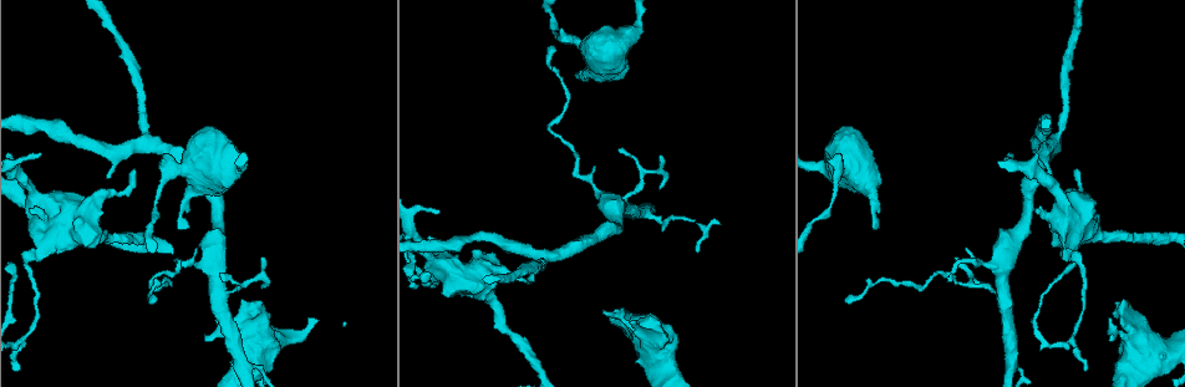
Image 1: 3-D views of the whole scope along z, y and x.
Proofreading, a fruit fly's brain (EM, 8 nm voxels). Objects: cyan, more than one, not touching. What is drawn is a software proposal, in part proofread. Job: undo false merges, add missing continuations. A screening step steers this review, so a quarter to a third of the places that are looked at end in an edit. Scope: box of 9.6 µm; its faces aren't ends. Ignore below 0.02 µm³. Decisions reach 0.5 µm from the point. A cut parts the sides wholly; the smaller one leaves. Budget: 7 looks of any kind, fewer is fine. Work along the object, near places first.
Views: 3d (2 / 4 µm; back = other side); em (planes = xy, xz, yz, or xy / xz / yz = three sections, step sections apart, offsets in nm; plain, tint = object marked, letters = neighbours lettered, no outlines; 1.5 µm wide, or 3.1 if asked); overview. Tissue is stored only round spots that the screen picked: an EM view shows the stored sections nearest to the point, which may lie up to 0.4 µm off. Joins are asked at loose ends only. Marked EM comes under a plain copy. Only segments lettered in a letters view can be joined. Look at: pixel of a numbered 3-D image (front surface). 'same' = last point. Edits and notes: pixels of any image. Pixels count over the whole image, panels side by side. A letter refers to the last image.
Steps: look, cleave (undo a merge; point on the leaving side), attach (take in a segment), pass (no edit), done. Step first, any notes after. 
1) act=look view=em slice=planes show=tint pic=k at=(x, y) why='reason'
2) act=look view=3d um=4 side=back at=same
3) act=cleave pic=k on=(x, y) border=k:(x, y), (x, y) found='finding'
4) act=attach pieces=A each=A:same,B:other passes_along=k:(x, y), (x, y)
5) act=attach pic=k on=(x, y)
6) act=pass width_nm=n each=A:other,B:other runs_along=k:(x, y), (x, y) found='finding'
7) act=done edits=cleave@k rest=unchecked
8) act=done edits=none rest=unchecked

act=look view=em slice=planes show=letters pic=1 at=(603, 311) why='branch stops here'

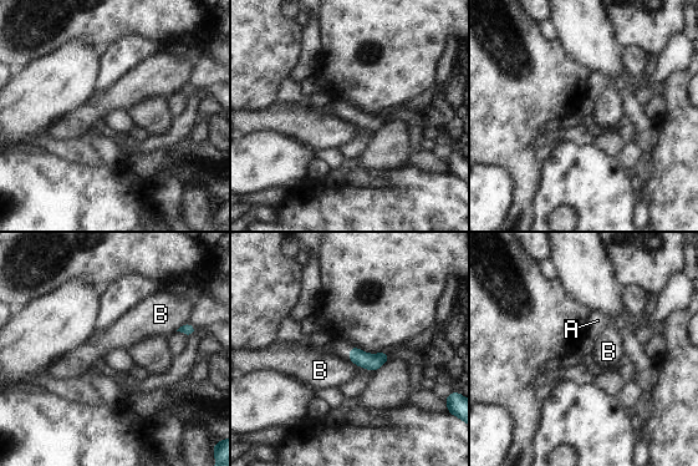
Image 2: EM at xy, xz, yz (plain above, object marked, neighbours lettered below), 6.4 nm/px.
act=pass each=A:other,B:other found='none of them fits'

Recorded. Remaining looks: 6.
act=look view=em slice=yz step=8 show=letters pic=1 at=(660, 187) why='thin end'

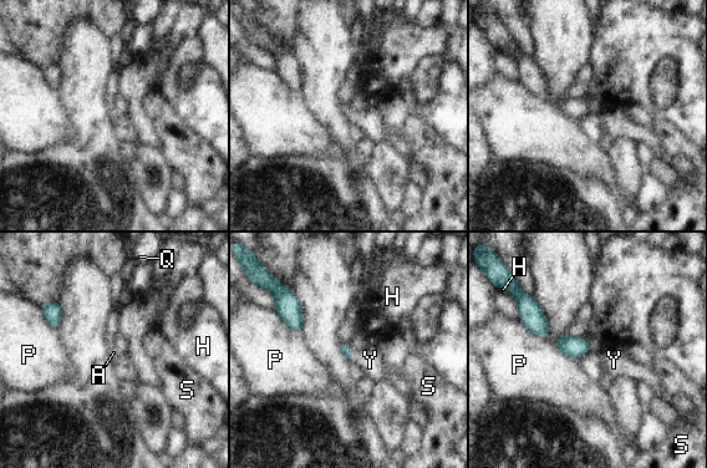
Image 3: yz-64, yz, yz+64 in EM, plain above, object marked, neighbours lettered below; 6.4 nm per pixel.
act=attach pieces=Y each=A:other,H:other,P:other,Q:other,S:other,Y:same passes_along=3:(345, 349), (350, 355), (370, 360) found='it goes on there'

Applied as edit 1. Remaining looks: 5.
act=look view=overview

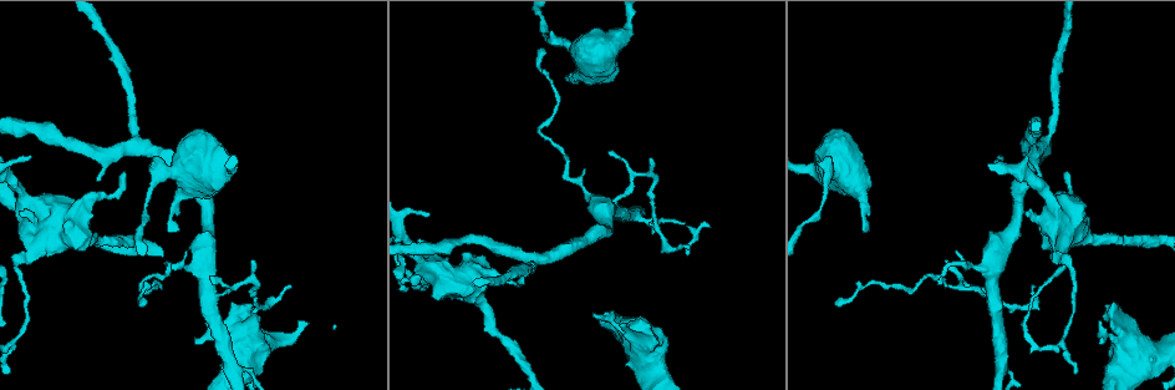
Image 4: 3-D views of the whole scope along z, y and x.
act=look view=3d um=2 pic=4 at=(633, 214) why='calibre changes'

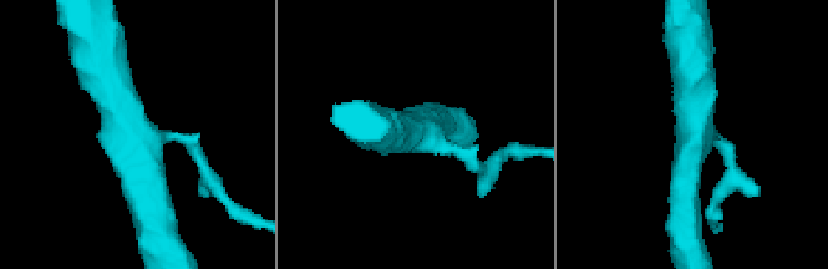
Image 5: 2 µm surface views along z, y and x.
act=look view=em slice=planes show=letters pic=5 at=(422, 136) why='shape alone is not enough'

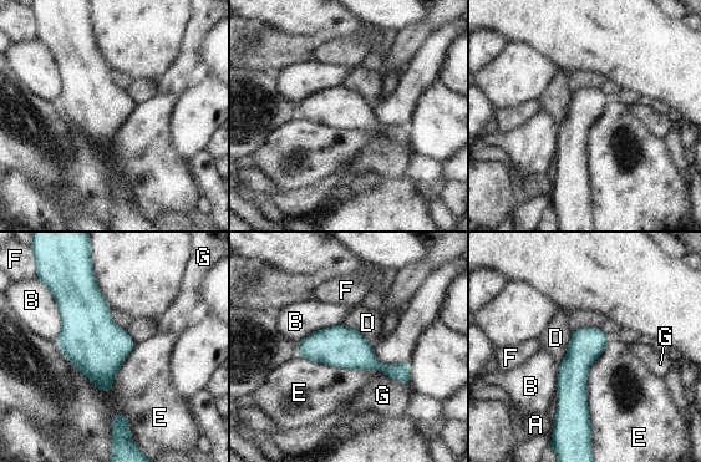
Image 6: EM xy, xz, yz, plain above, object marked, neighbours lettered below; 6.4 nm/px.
act=pass longest_contact=E:600nm each=A:other,B:other,D:other,E:other,F:other,G:other border=6:(608, 344), (588, 372), (592, 437) found='one neuron here'

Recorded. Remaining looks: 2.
act=done edits=attach@3 rest=unchecked

